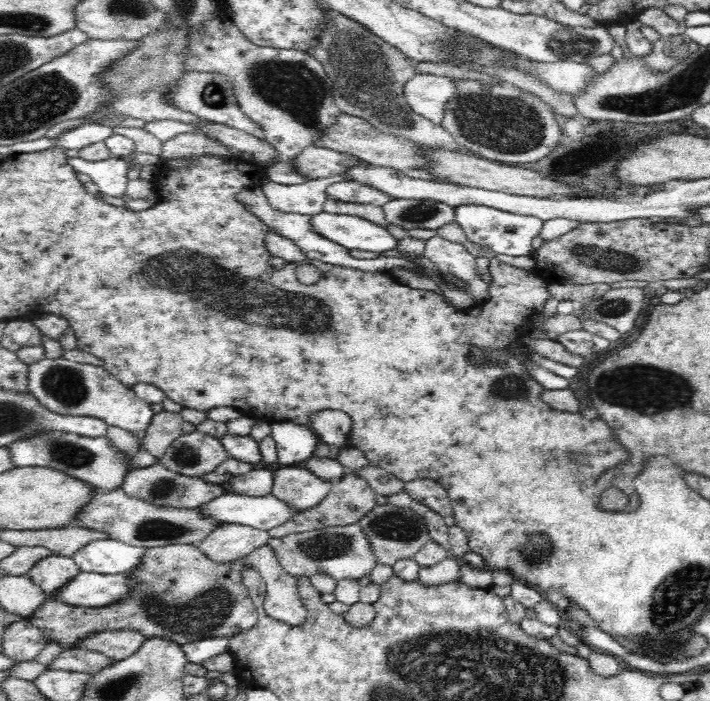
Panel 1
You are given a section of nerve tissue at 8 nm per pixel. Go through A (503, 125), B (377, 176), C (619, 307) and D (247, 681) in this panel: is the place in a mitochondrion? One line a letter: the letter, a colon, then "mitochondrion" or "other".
A: mitochondrion
B: other
C: mitochondrion
D: other

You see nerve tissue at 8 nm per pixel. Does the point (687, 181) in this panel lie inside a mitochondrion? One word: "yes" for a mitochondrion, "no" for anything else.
no

